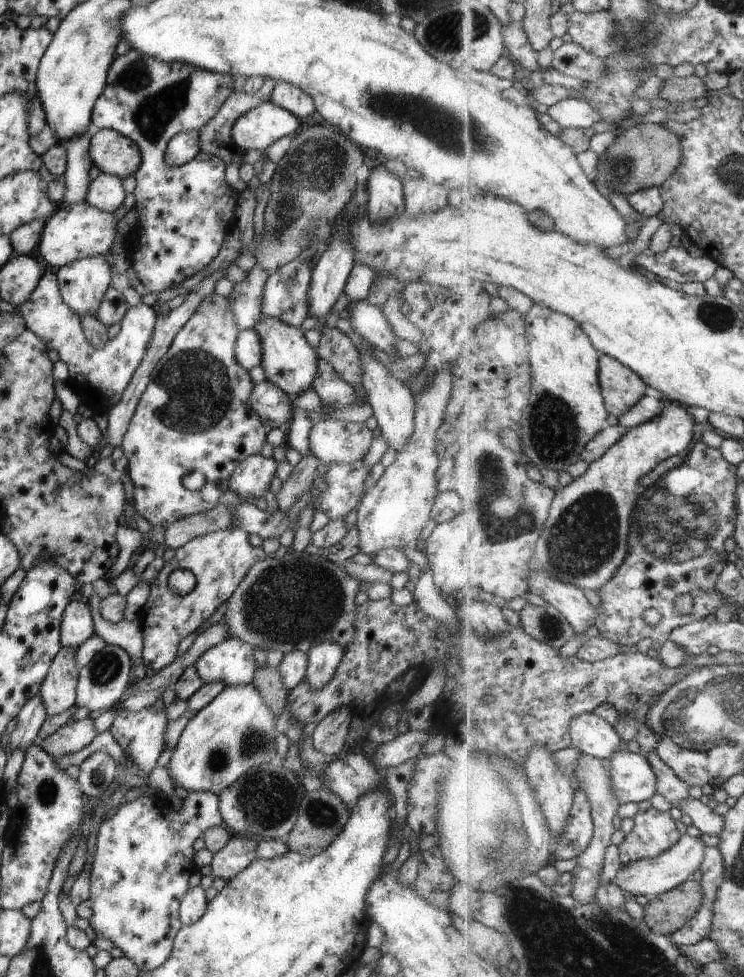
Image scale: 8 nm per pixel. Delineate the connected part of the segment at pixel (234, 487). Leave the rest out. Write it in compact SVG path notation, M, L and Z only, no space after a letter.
M259 453L247 456L234 466L228 480L228 489L241 498L263 496L274 475L275 465L275 459L263 458Z

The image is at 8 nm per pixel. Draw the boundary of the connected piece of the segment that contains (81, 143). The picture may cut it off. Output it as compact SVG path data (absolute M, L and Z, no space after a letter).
M87 125L84 133L71 137L64 143L66 146L66 169L63 175L65 190L62 205L83 203L91 182L88 172L92 161L88 153L90 138L98 128Z

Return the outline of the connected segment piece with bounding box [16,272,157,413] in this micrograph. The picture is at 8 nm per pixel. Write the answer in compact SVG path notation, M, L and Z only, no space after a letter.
M43 272L37 286L16 310L23 317L26 328L33 331L49 349L55 350L59 360L67 365L66 384L71 386L73 392L81 395L85 404L95 413L107 413L107 410L119 402L132 372L145 354L157 313L143 303L129 306L119 321L119 332L115 338L107 340L102 347L93 348L84 337L79 316L63 302L56 274L51 272Z

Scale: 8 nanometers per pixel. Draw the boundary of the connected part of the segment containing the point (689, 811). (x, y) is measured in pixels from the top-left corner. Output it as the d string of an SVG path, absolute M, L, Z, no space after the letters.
M689 797L675 807L687 814L691 818L692 825L701 833L718 836L724 829L724 817L717 815L716 812L712 811L712 808L703 804L699 799Z

